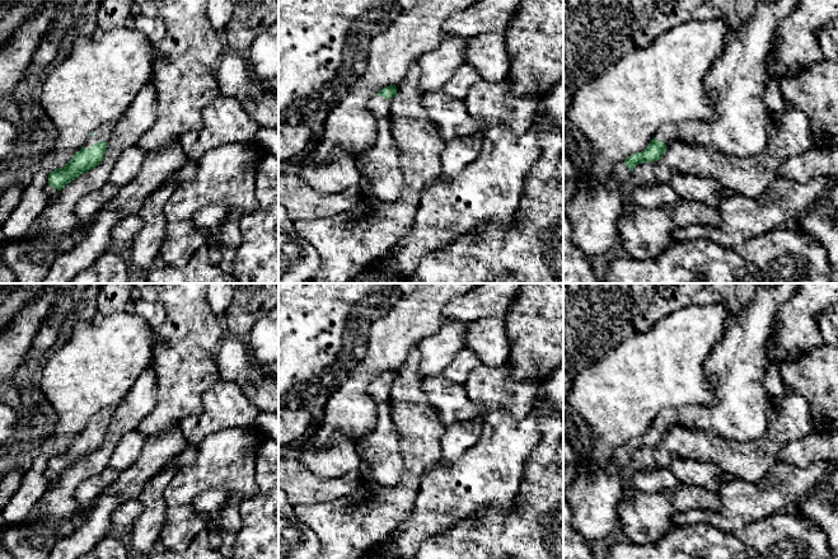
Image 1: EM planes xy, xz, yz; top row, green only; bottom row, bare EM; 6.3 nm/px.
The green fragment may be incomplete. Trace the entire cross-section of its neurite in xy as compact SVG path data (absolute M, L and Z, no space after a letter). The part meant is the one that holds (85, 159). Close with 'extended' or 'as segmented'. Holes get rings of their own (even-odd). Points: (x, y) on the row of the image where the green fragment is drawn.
M112 123L98 127L86 140L85 145L72 155L64 168L48 174L48 185L61 191L80 174L98 166L104 158L113 127L114 125Z | extended

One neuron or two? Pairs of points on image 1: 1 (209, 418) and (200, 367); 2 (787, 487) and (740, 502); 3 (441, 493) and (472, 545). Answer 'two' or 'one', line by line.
1: two
2: one
3: two

